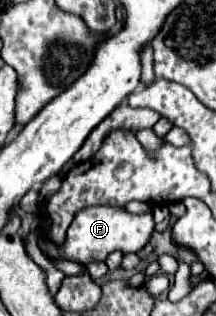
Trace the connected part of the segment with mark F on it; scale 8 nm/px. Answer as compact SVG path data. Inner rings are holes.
M54 175L48 181L44 181L44 185L40 189L40 197L38 197L37 211L39 214L39 224L37 227L38 247L42 253L50 255L52 259L66 259L66 261L76 261L82 265L94 263L94 261L106 261L106 257L112 251L122 251L126 253L136 253L140 251L152 237L154 233L154 219L152 213L144 213L144 215L132 215L124 209L118 207L87 207L84 208L74 217L68 233L66 233L66 241L62 245L55 245L46 235L50 226L46 213L46 203L60 189L62 185L62 175ZM42 215L44 217L42 223ZM42 228L42 230L41 230Z

